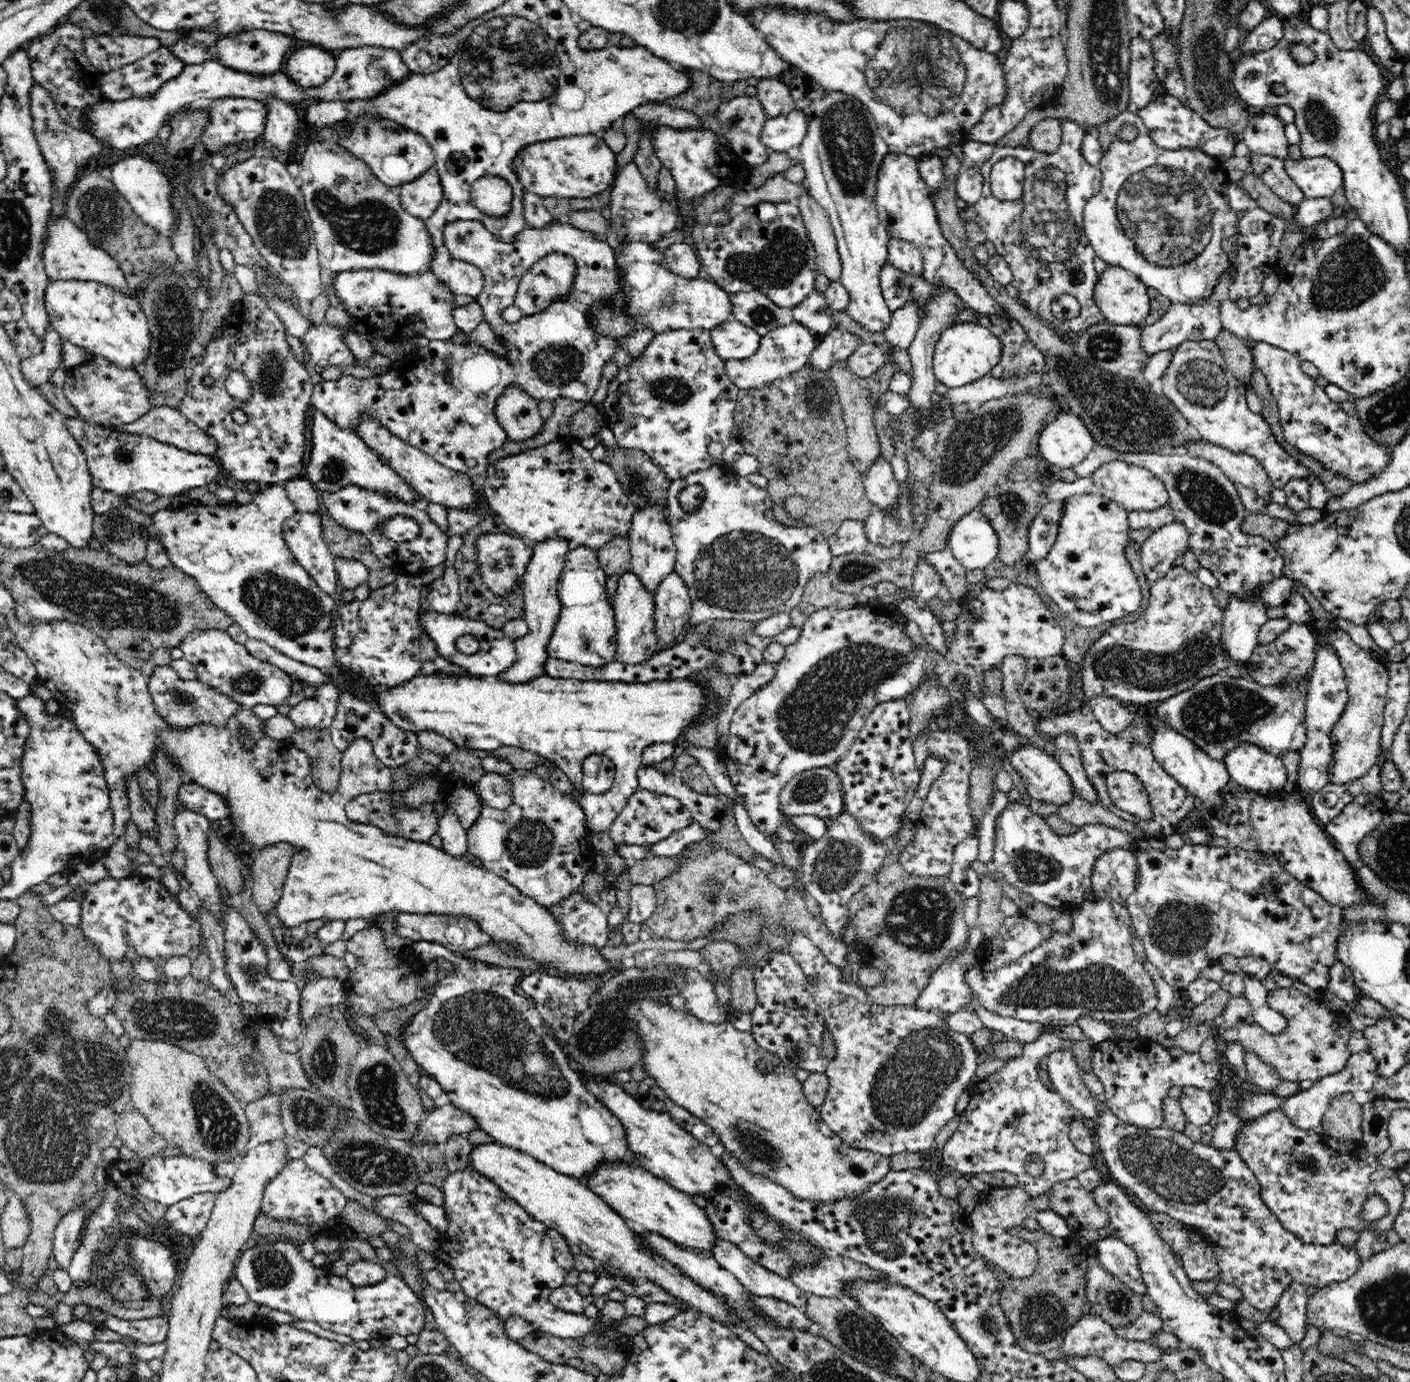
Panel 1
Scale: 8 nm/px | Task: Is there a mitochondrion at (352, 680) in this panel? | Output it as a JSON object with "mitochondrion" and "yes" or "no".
{"mitochondrion":"no"}

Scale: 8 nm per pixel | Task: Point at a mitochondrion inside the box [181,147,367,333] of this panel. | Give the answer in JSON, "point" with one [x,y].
{"point":[279,221]}

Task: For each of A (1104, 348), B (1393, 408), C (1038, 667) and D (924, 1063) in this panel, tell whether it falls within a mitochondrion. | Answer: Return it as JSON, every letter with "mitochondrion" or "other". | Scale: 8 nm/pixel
{"A":"mitochondrion","B":"mitochondrion","C":"other","D":"mitochondrion"}

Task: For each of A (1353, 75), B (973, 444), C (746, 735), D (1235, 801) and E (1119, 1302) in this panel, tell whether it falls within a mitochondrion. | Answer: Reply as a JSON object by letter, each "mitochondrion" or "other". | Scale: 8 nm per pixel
{"A":"mitochondrion","B":"mitochondrion","C":"other","D":"other","E":"mitochondrion"}

